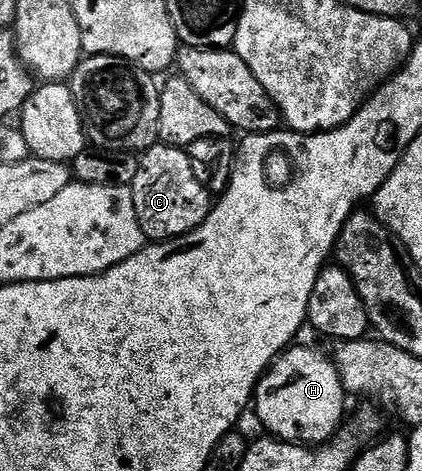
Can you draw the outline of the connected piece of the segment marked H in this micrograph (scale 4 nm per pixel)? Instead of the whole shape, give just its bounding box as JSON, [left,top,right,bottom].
[253,346,344,446]

